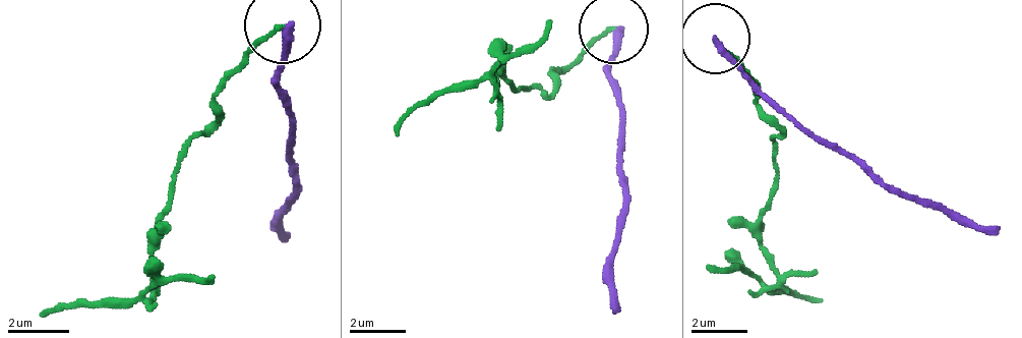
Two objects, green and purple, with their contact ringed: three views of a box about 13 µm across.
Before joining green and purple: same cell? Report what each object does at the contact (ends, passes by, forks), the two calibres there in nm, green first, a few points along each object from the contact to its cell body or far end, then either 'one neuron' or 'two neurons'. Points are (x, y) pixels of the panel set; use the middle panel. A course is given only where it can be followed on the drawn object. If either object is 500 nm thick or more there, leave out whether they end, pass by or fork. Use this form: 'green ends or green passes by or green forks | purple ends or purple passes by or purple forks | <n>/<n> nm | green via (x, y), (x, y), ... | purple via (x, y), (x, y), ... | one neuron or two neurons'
green ends | purple ends | 140/260 nm | green via (615, 30), (559, 71), (545, 93), (510, 86), (496, 71), (489, 78), (420, 100), (392, 127) | purple via (615, 30), (608, 86), (622, 113), (622, 211), (615, 316) | two neurons

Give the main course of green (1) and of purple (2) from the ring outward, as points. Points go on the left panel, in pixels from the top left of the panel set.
1: (284, 22), (223, 85), (207, 131), (169, 208), (153, 223), (145, 293), (68, 300), (38, 316)
2: (284, 22), (277, 93), (292, 115), (292, 192), (284, 231)

